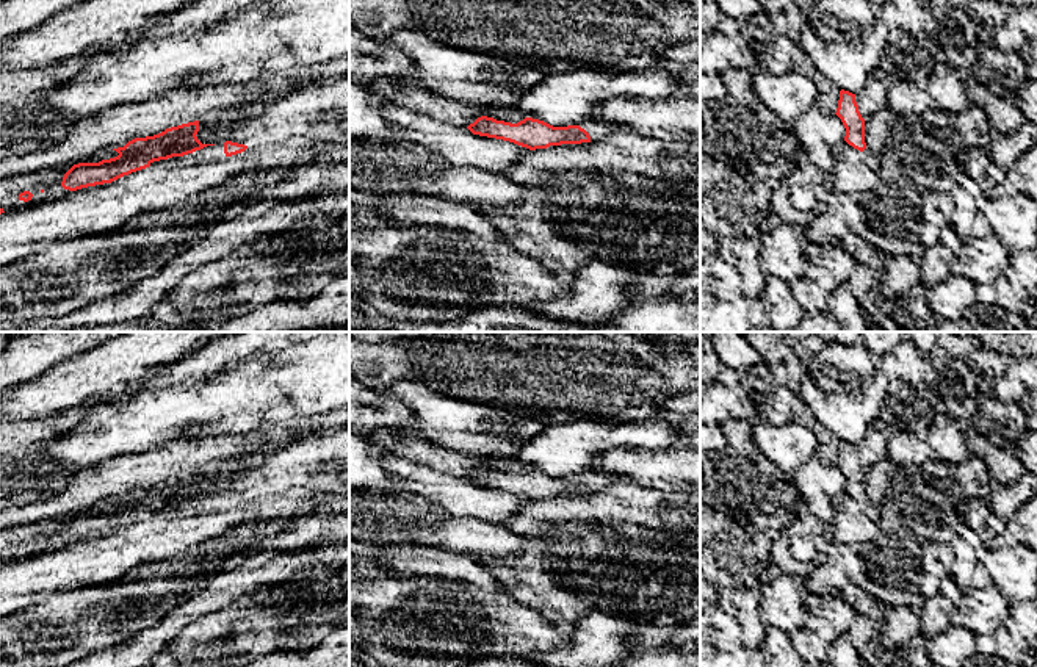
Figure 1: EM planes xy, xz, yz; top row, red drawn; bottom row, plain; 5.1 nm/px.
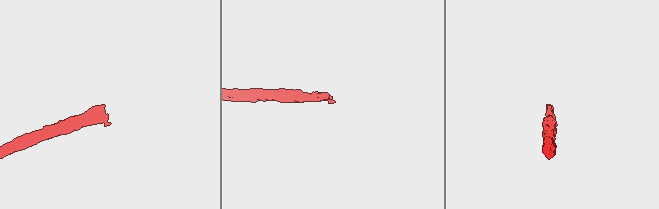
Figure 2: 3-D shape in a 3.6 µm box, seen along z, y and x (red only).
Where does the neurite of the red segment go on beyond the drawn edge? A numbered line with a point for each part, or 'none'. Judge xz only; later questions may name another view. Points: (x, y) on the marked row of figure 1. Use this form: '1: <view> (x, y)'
1: xz (597, 129)

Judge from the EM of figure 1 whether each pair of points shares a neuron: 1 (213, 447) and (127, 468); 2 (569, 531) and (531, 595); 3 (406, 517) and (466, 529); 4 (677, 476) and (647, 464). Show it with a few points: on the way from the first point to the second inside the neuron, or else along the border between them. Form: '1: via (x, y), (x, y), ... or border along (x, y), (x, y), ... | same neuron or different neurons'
1: via (191, 454), (184, 454), (149, 468) | same neuron
2: via (566, 547), (542, 570), (542, 580) | same neuron
3: via (420, 522), (451, 529) | same neuron
4: via (669, 470), (655, 468) | same neuron

